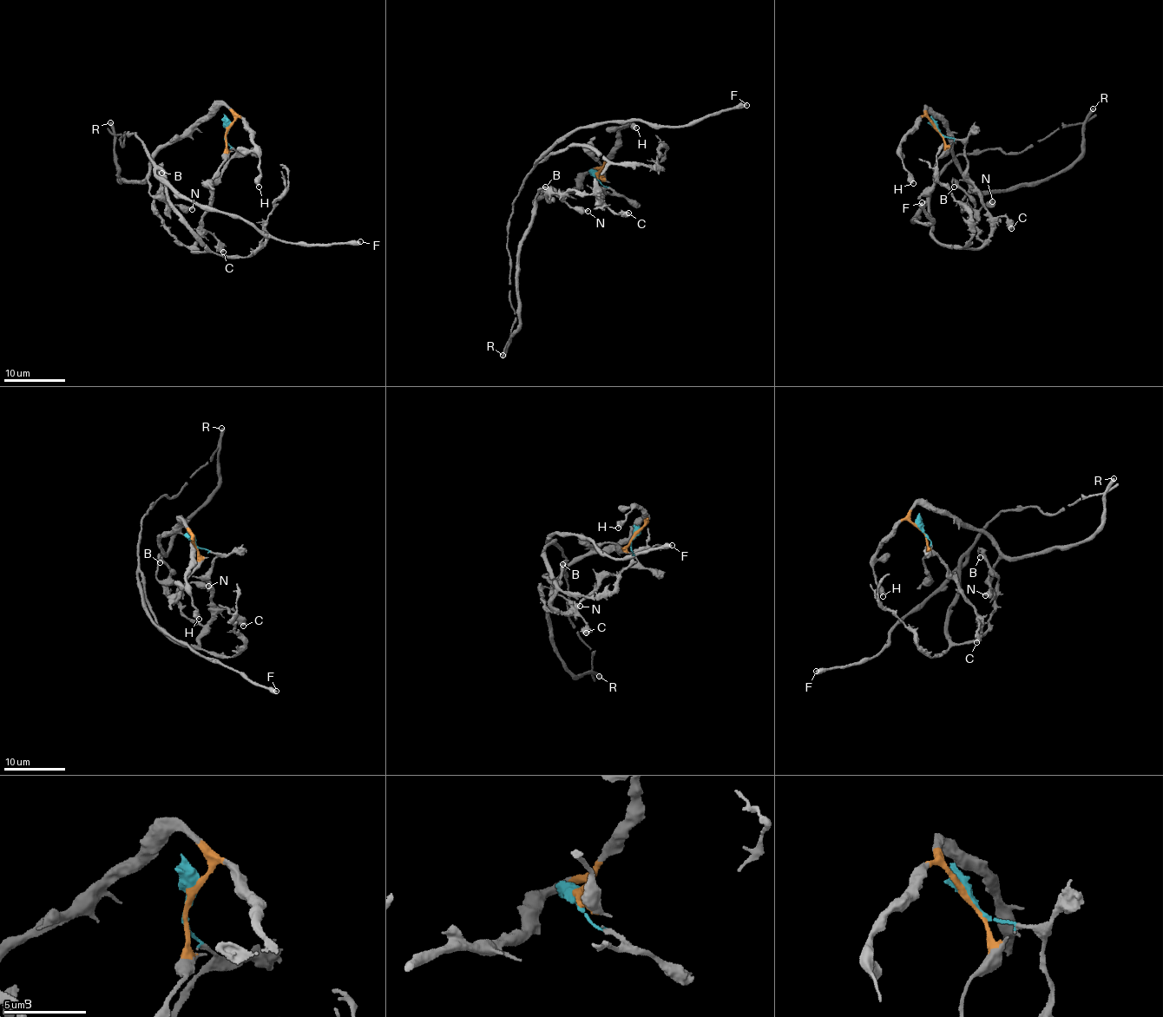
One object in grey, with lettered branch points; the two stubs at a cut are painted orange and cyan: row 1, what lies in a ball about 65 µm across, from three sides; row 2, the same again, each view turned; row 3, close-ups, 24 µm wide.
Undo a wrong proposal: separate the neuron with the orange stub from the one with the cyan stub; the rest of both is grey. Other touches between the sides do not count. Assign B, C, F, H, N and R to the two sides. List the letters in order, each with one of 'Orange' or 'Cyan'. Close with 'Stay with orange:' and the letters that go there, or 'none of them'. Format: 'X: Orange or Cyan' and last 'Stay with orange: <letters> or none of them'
B: Cyan
C: Cyan
F: Cyan
H: Orange
N: Orange
R: Orange
Stay with orange: H, N, R

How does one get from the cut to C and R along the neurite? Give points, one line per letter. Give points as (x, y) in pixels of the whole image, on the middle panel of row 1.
C: (597, 175), (613, 193), (600, 193), (601, 202), (617, 213), (628, 213)
R: (597, 175), (596, 168), (587, 172), (580, 184), (535, 201), (521, 246), (519, 325), (502, 355)

